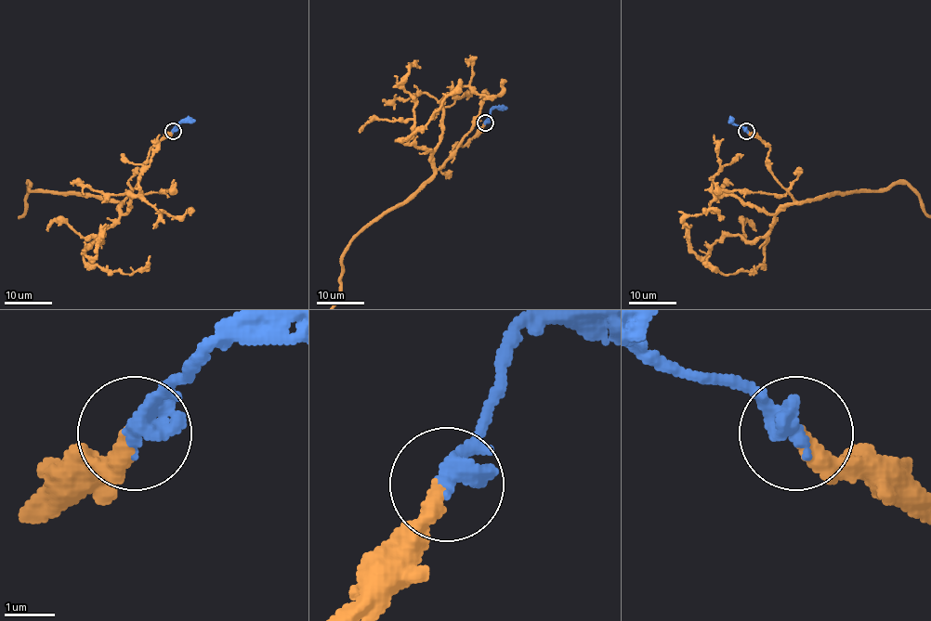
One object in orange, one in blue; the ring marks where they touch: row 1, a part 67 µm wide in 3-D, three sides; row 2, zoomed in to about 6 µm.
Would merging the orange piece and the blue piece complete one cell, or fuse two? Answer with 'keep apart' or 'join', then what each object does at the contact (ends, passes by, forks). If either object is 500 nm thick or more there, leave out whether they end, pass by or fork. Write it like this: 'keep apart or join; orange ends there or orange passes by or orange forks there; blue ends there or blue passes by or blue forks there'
join; orange ends there; blue ends there

